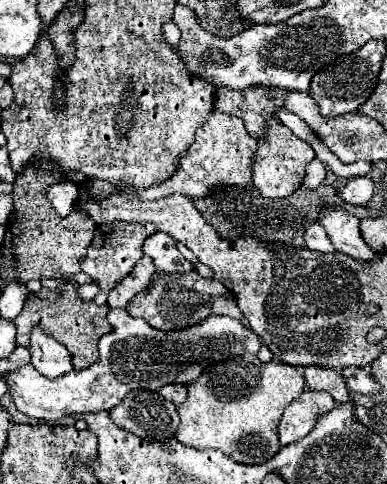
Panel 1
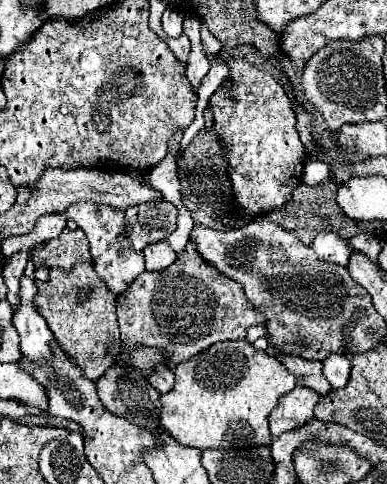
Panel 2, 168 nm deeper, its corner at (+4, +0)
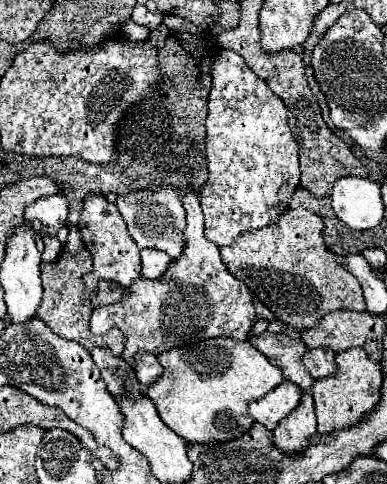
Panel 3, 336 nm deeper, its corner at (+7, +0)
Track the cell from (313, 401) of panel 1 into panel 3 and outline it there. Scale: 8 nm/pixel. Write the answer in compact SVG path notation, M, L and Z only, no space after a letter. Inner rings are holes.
M283 381L277 389L253 401L249 405L249 415L267 429L275 429L281 419L285 419L293 409L297 409L303 393L305 391L301 387L293 385L291 381Z

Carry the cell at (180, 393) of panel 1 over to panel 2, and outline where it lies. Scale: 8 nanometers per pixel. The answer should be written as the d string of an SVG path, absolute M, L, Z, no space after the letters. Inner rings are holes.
M156 365L148 375L148 381L158 393L168 393L172 391L172 385L174 385L174 373L166 365Z

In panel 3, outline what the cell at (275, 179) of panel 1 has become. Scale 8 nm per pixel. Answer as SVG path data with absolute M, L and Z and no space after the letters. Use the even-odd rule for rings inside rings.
M221 49L221 53L217 53L217 61L213 61L213 83L207 107L205 151L209 183L201 191L199 201L205 215L205 237L221 247L231 245L233 237L247 229L259 229L275 223L279 215L289 209L291 195L299 187L299 147L287 125L285 103L247 67L245 59L231 49Z

